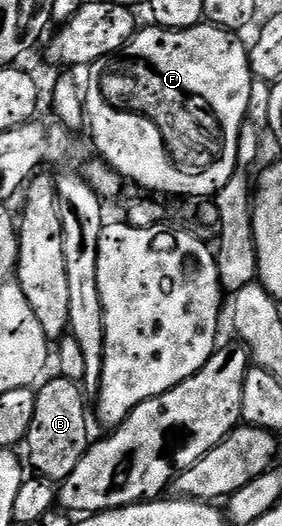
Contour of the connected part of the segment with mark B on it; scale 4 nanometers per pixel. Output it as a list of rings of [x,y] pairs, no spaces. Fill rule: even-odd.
[[[63,378],[55,379],[45,379],[36,392],[34,422],[30,422],[26,441],[26,449],[28,448],[26,460],[31,471],[32,468],[36,471],[33,473],[37,477],[53,482],[62,482],[74,470],[74,466],[78,466],[78,462],[82,462],[88,449],[90,443],[90,437],[88,437],[90,408],[89,405],[88,408],[84,405],[86,393],[77,381]]]

